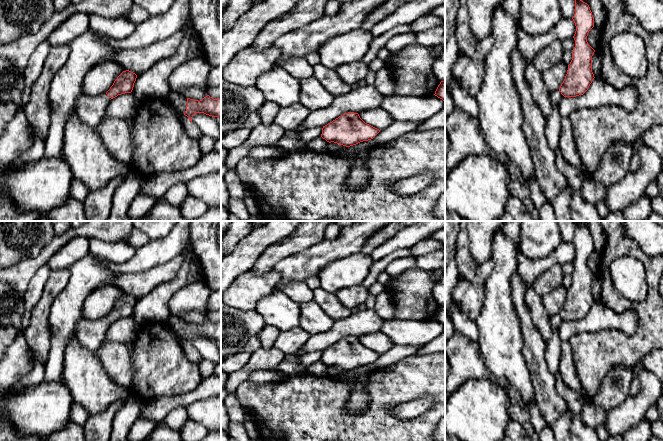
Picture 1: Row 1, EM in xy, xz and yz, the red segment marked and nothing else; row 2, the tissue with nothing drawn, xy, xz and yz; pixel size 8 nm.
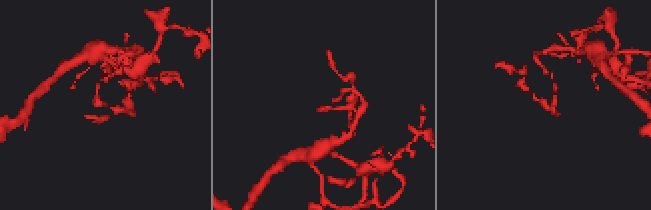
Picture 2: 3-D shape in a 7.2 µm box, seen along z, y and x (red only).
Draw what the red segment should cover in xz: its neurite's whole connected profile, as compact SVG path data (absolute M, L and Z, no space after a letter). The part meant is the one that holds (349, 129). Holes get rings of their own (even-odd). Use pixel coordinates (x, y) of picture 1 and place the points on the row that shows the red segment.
M345 113L323 126L321 137L346 147L373 139L379 129L365 123L358 113Z

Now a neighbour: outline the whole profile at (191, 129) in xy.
M184 114L182 115L179 115L179 118L181 119L183 125L184 125L184 128L185 128L185 131L186 133L192 137L192 138L196 138L198 139L198 137L201 135L197 126L191 122L187 116L185 116Z

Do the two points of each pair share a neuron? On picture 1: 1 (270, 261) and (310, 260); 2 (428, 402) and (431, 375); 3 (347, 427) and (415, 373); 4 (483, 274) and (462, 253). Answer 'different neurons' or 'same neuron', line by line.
1: different neurons
2: different neurons
3: same neuron
4: same neuron

